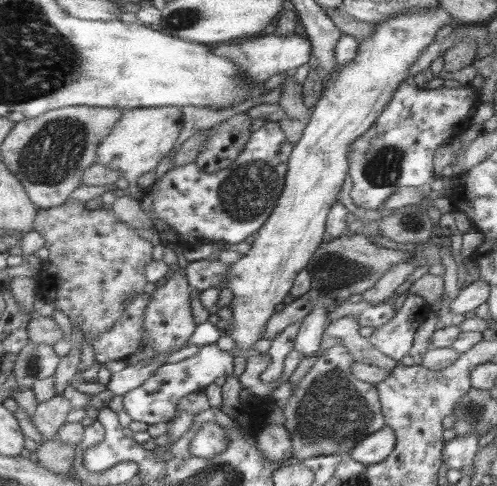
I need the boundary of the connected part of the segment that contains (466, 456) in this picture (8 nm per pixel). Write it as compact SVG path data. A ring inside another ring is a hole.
M468 432L468 434L456 435L453 439L446 441L442 449L442 462L448 468L460 470L464 466L471 466L475 454L479 451L480 434Z

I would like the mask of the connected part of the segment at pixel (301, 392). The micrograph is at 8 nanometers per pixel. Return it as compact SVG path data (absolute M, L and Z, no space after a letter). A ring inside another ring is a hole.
M340 342L340 344L336 344L336 346L328 348L328 350L319 351L316 356L318 360L300 382L293 386L292 396L283 408L284 416L286 416L283 425L286 426L286 430L292 436L292 454L300 462L320 455L346 455L358 442L362 442L364 438L387 425L376 384L358 380L352 374L351 364L355 361L348 353L346 346Z

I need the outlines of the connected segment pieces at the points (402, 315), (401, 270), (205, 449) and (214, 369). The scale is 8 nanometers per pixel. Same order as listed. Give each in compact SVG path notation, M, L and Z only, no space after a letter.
M409 292L407 295L403 306L396 311L394 318L375 328L368 339L377 350L398 363L401 363L402 358L412 348L418 326L432 311L431 306L422 296Z
M401 263L394 266L390 271L386 272L377 282L376 285L362 293L364 302L384 302L394 296L396 289L402 285L406 279L416 270L413 263Z
M206 422L190 441L189 451L194 456L209 459L222 453L226 447L228 447L228 438L224 428L216 422Z
M210 344L202 346L199 352L182 362L164 363L152 373L148 380L123 395L123 410L132 420L138 420L138 422L146 422L149 425L158 422L171 424L171 421L176 418L179 400L190 392L210 386L220 376L228 377L234 374L233 360L230 351L224 352L216 344Z

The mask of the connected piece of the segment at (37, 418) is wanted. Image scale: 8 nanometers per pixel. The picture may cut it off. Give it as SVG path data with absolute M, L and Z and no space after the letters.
M57 394L52 400L40 403L32 421L45 436L45 441L54 440L59 438L59 431L68 422L72 410L75 410L72 402L64 395Z

